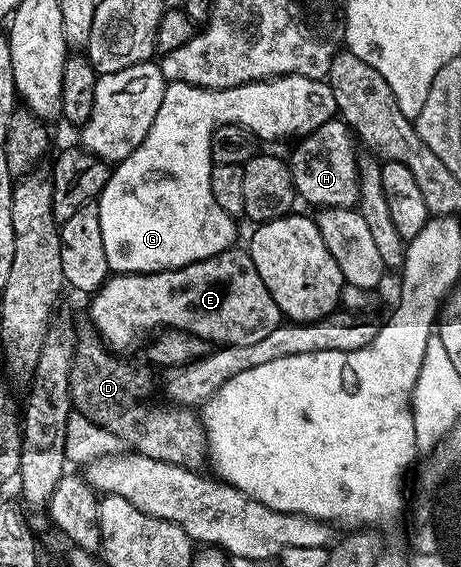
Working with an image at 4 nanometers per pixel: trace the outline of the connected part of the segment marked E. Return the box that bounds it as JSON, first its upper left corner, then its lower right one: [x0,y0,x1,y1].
[89,247,283,355]

